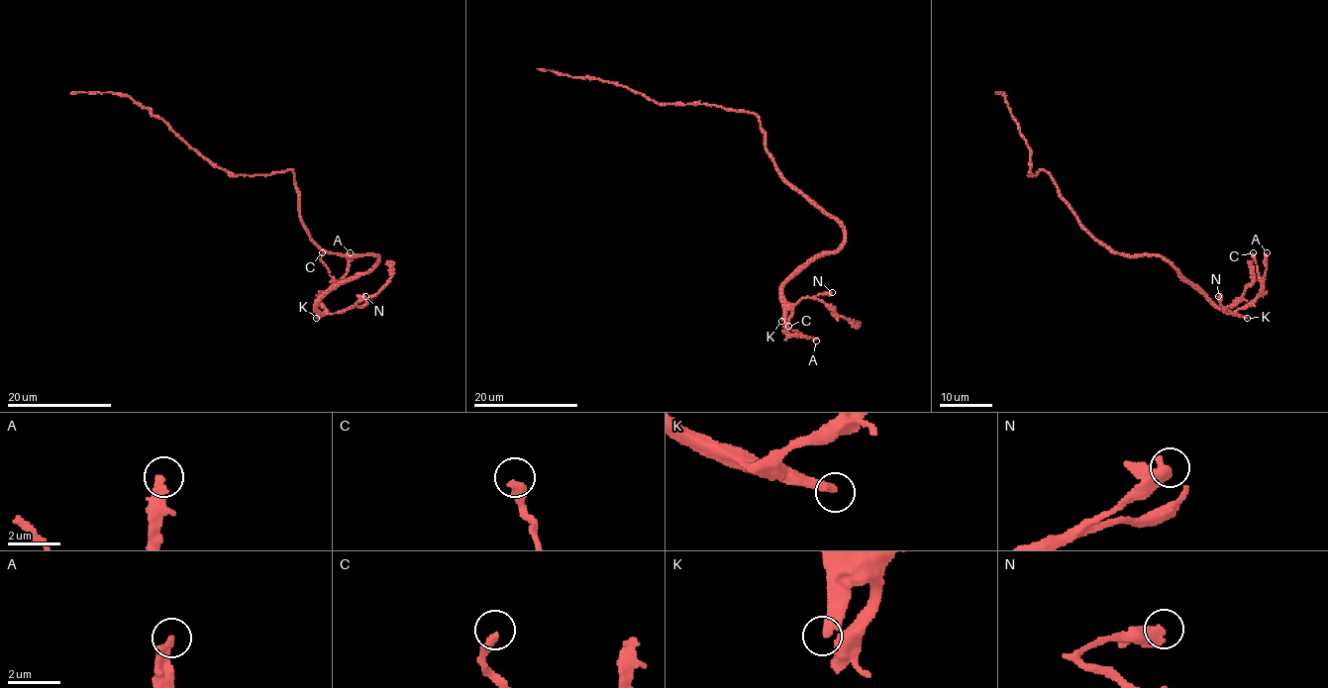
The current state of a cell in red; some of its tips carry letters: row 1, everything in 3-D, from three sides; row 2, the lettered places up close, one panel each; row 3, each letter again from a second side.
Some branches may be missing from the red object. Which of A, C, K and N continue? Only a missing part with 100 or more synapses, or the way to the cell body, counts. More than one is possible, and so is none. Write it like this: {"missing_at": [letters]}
{"missing_at": ["K"]}

